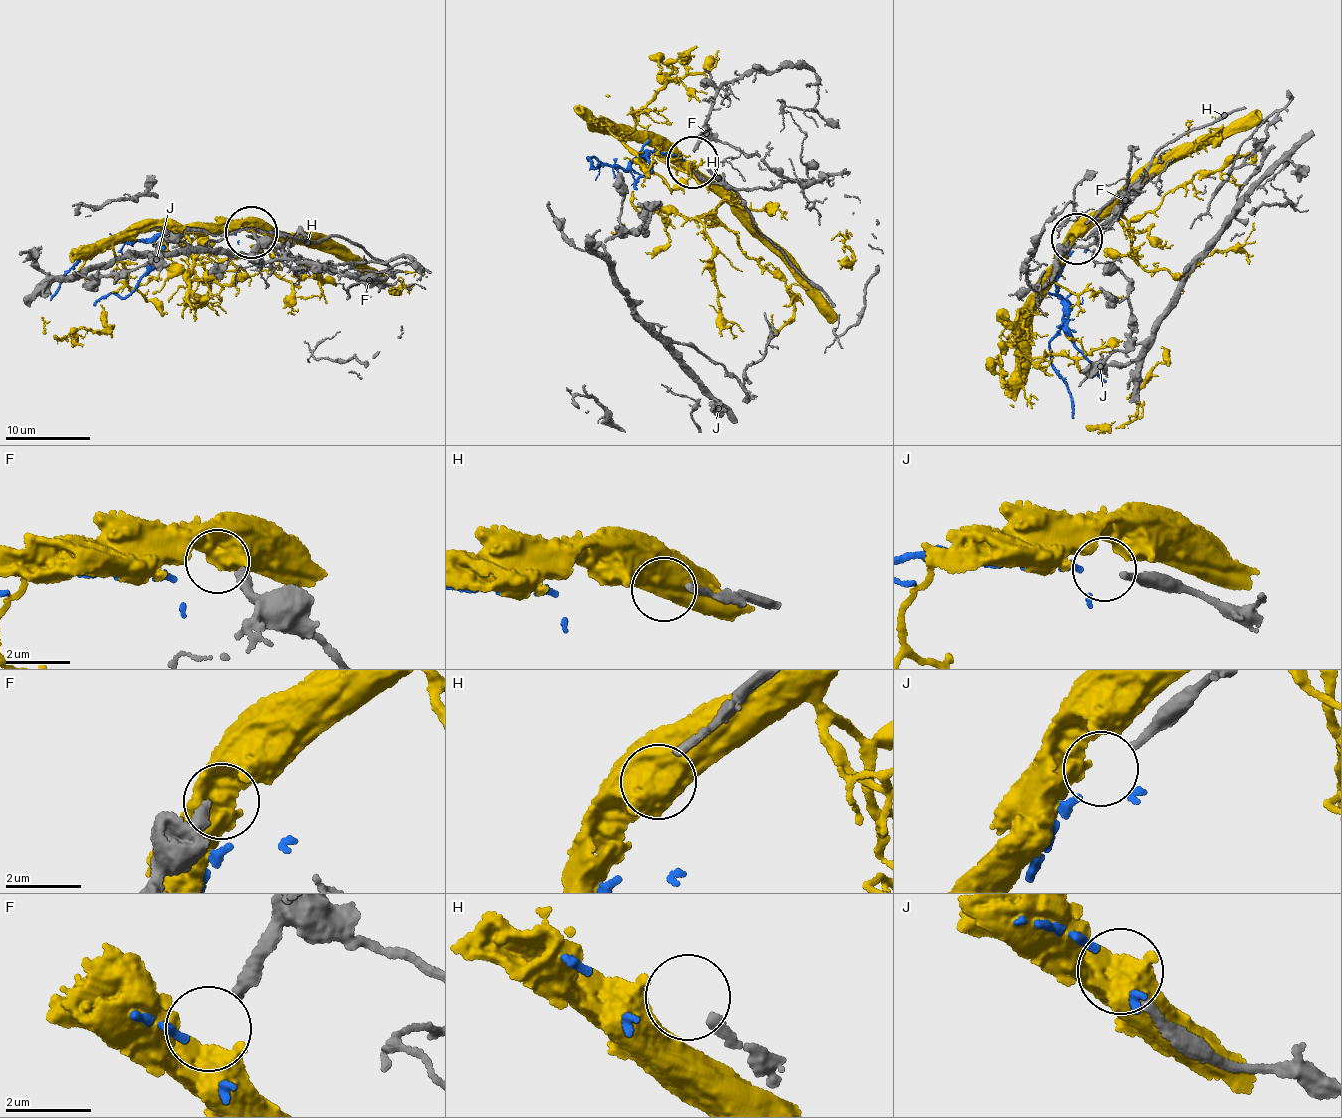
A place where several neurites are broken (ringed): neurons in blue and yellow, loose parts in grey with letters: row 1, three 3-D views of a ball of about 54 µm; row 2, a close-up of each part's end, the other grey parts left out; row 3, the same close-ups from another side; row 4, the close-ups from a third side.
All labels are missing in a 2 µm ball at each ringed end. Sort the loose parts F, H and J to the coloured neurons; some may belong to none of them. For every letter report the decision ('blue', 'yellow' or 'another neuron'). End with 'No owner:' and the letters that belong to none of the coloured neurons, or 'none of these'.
F: yellow
H: another neuron
J: blue
No owner: H

